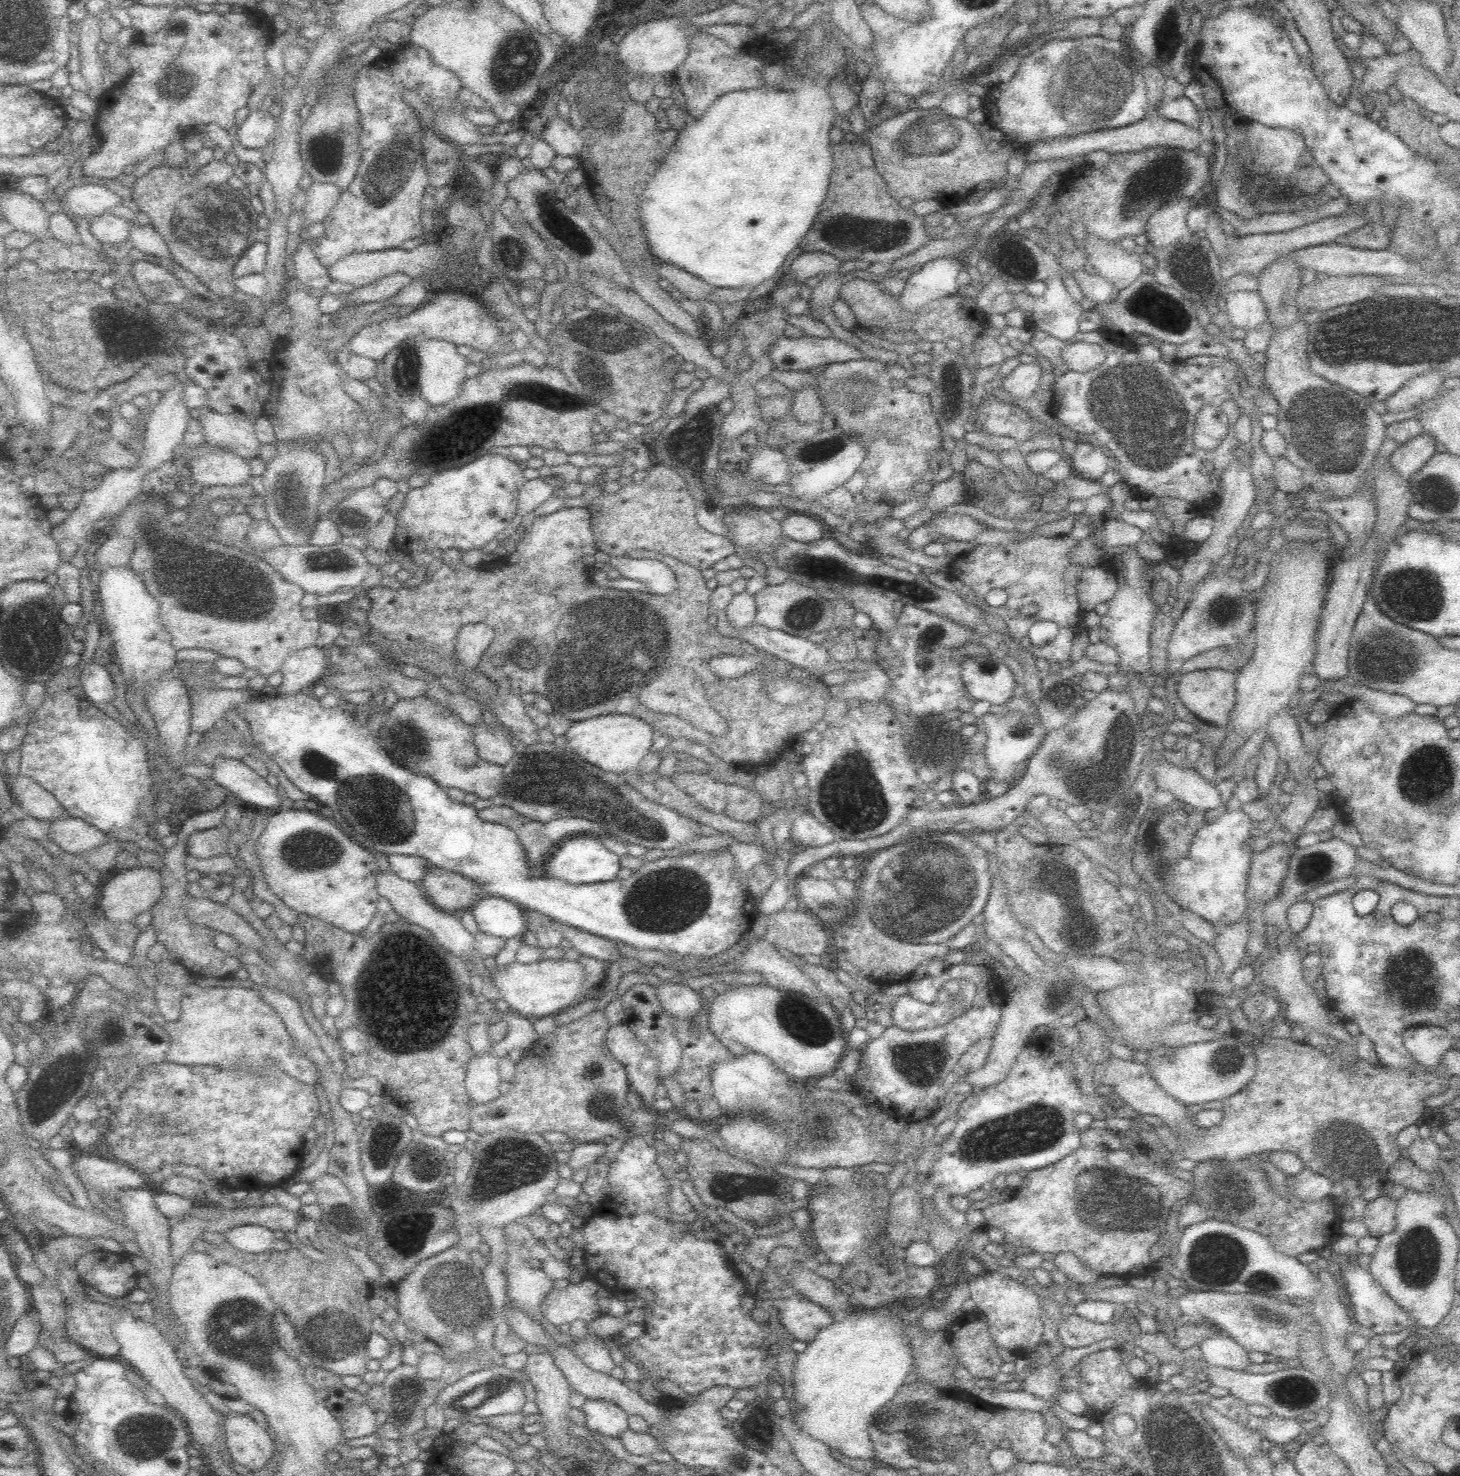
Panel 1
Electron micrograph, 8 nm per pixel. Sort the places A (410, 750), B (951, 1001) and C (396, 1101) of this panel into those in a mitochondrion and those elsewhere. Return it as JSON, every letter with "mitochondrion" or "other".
{"A":"mitochondrion","B":"other","C":"other"}

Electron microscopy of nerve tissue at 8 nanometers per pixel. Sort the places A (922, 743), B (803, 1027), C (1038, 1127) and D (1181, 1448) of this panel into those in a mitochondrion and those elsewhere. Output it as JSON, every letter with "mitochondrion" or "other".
{"A":"mitochondrion","B":"mitochondrion","C":"mitochondrion","D":"mitochondrion"}

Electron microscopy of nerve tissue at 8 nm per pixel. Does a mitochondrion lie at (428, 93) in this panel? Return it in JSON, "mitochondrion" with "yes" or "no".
{"mitochondrion":"no"}

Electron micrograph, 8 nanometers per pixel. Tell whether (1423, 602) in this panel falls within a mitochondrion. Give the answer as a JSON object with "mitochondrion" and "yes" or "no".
{"mitochondrion":"yes"}

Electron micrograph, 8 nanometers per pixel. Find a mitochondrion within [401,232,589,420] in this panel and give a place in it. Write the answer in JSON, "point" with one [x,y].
{"point":[520,392]}

